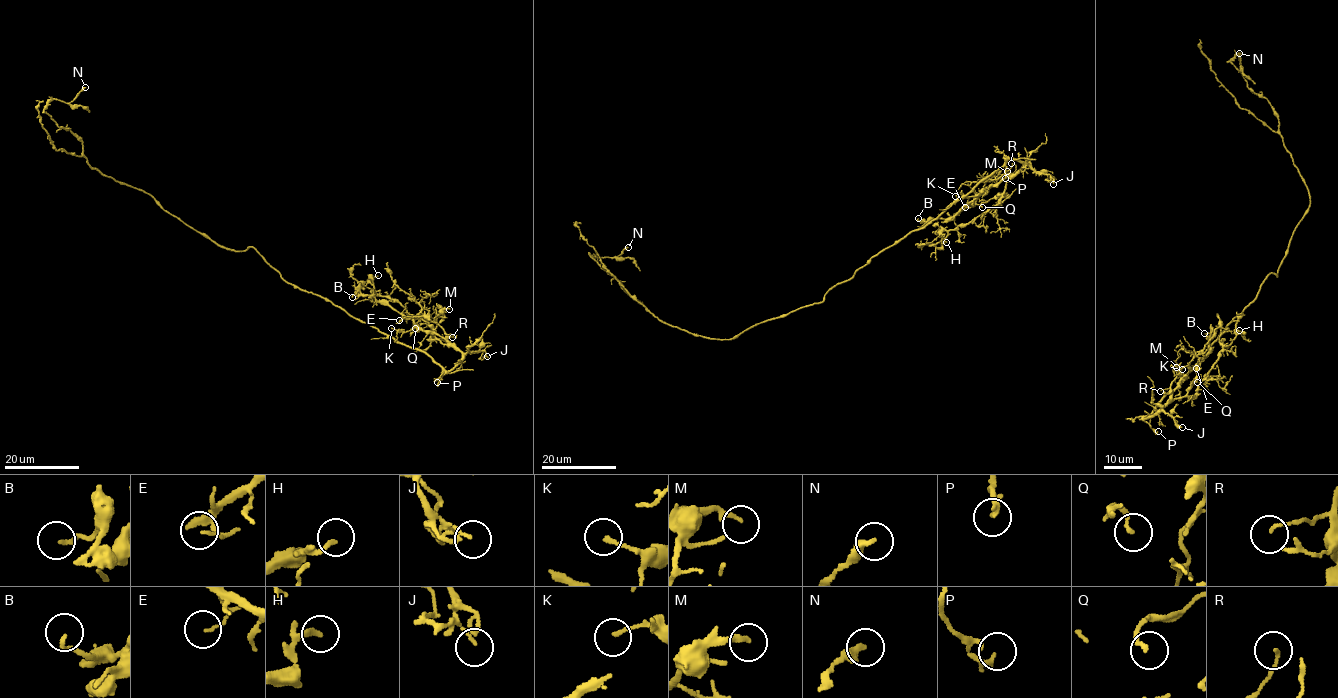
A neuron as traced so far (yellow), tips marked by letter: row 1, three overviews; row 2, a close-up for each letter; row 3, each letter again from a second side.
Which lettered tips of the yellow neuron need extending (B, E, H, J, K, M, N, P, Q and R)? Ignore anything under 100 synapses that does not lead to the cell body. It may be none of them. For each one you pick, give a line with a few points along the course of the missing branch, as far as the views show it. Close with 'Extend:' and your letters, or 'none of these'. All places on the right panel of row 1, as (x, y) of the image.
Extend: none of these

